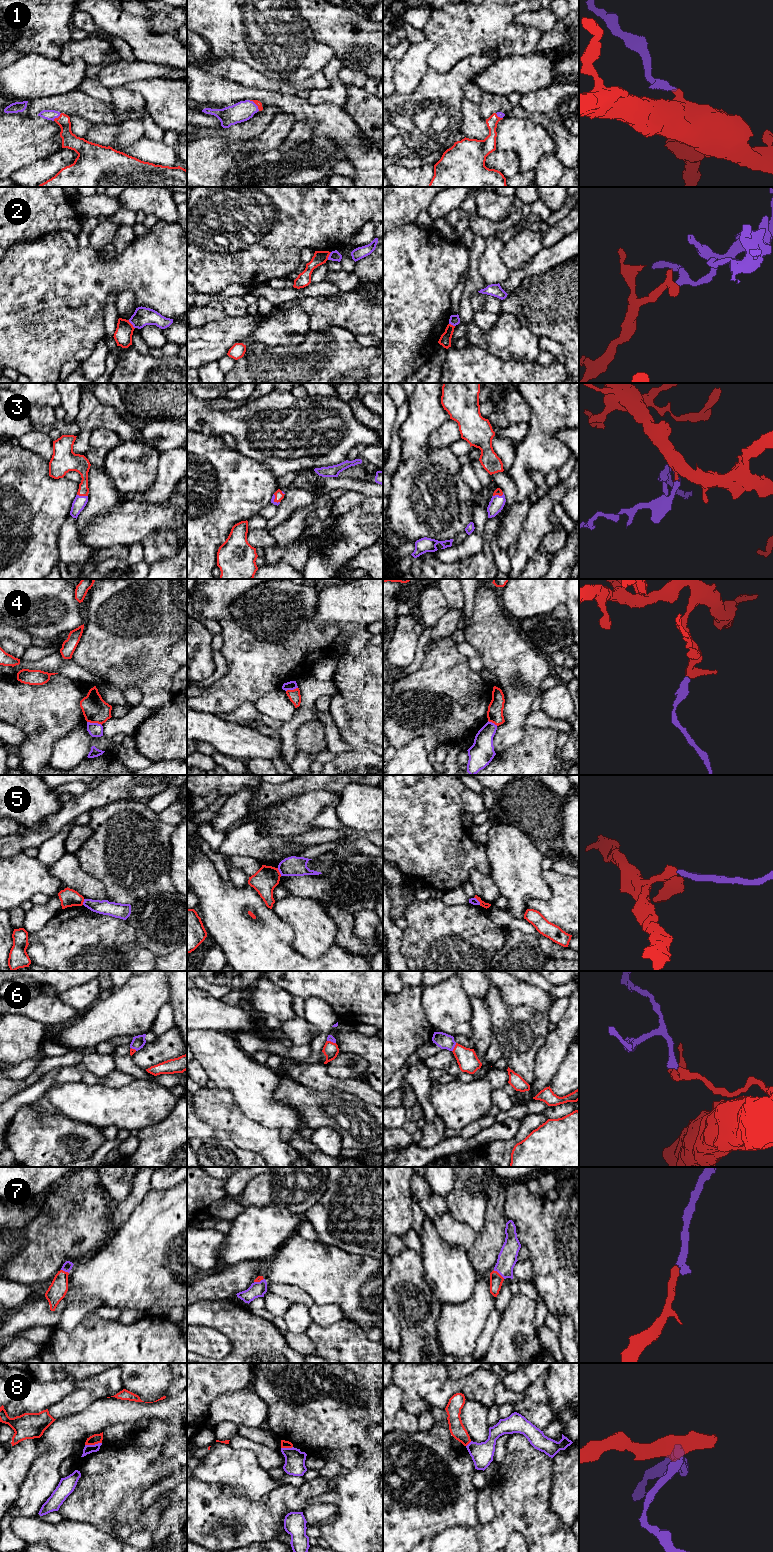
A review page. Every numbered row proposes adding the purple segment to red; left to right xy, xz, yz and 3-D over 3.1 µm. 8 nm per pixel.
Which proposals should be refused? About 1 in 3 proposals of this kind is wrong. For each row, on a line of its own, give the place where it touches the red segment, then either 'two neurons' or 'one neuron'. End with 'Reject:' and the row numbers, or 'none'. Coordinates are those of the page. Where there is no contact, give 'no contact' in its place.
1: xz (255, 103) | one neuron
2: xy (131, 324) | two neurons
3: xy (82, 495) | one neuron
4: xy (94, 722) | one neuron
5: xz (279, 872) | two neurons
6: yz (454, 1047) | one neuron
7: yz (498, 1273) | one neuron
8: xy (93, 1444) | two neurons
Reject: 2, 5, 8

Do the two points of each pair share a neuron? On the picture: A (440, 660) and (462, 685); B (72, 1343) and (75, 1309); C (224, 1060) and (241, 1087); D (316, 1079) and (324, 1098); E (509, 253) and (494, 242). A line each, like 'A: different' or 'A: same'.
A: same
B: different
C: same
D: different
E: different

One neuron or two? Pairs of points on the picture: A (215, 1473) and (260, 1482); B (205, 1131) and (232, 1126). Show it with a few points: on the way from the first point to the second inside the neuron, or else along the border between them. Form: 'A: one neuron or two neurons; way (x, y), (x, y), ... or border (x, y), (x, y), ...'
A: one neuron; way (226, 1473), (243, 1473), (249, 1479)
B: two neurons; border (197, 1116), (213, 1129), (214, 1138)

